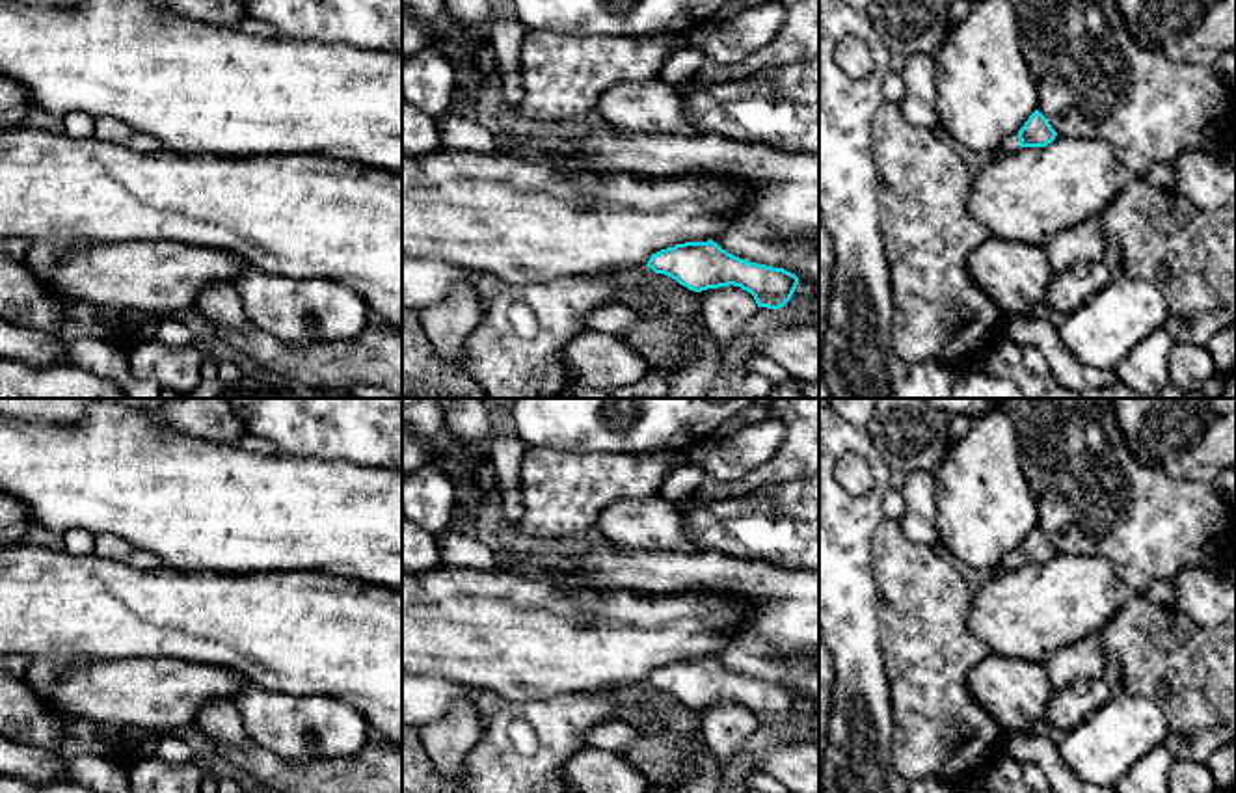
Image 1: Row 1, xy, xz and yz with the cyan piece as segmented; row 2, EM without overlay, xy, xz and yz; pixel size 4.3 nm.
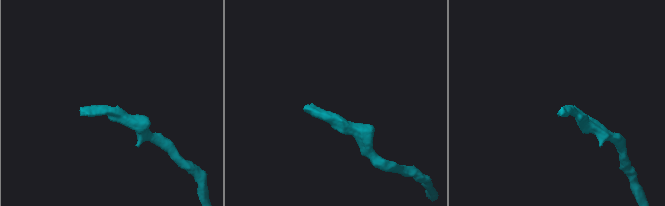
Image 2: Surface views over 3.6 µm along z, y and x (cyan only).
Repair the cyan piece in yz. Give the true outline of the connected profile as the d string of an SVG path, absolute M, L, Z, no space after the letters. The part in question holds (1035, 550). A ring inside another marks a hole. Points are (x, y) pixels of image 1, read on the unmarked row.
M1035 527L1024 544L1016 551L1009 553L994 571L1014 570L1022 564L1046 564L1055 557L1055 553L1057 549L1052 545L1048 536Z

